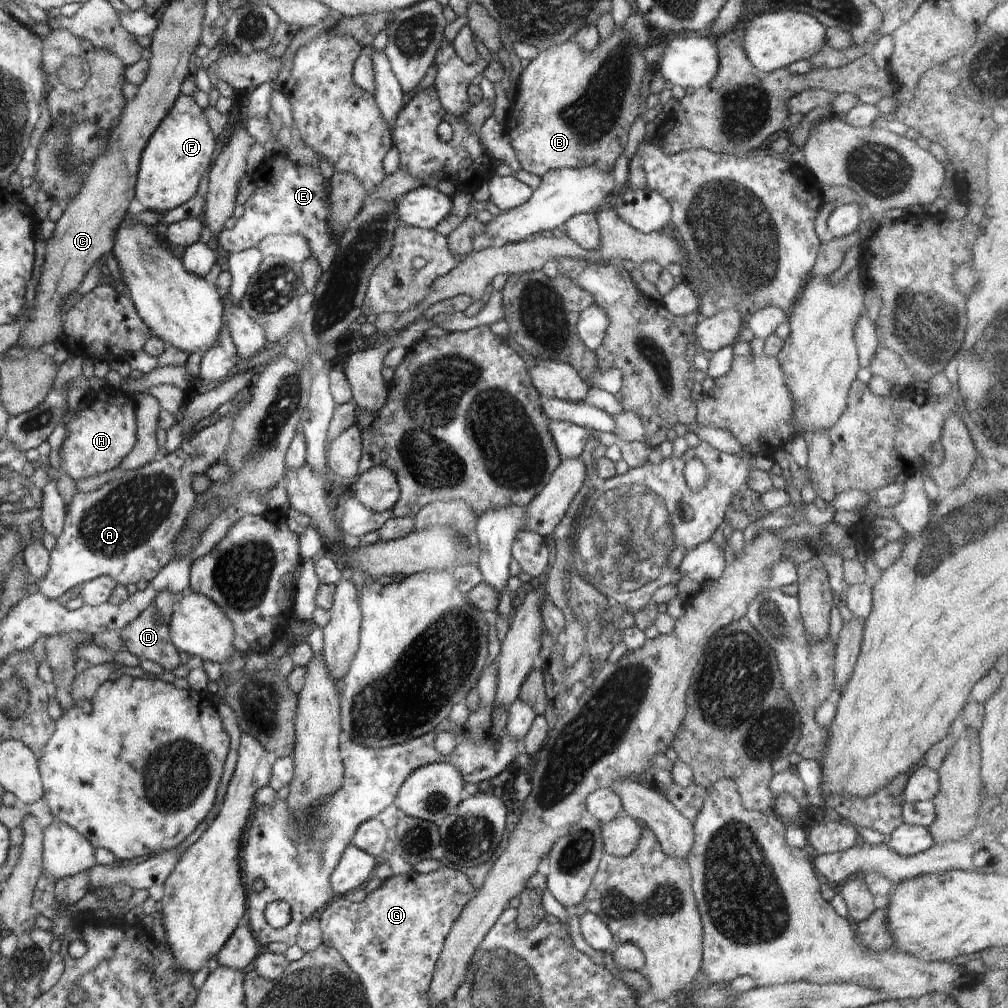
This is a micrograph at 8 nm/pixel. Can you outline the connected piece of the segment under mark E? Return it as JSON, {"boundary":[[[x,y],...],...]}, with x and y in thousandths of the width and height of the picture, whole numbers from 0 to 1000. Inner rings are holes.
{"boundary":[[[279,153],[272,154],[268,159],[268,177],[266,181],[256,187],[246,200],[242,202],[242,212],[236,217],[230,228],[221,227],[216,232],[216,244],[221,253],[236,251],[251,245],[256,245],[257,241],[267,233],[297,233],[300,234],[307,243],[309,255],[311,255],[317,264],[319,270],[325,269],[332,260],[333,252],[336,251],[336,240],[330,235],[326,225],[327,198],[325,180],[322,180],[319,169],[310,163],[310,161],[288,161],[280,157]]]}

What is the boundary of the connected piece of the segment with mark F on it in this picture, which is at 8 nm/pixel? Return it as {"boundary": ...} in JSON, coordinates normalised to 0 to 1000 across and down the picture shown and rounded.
{"boundary":[[[180,93],[142,151],[134,187],[134,205],[164,213],[191,196],[202,171],[210,163],[215,140],[192,97]]]}

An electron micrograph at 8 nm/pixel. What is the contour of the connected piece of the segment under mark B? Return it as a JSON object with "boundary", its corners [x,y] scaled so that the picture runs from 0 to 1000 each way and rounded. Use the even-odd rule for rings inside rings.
{"boundary":[[[629,8],[623,20],[615,28],[610,26],[605,38],[596,40],[587,52],[579,52],[567,39],[536,50],[517,71],[514,97],[504,108],[500,122],[518,169],[535,176],[558,167],[608,169],[611,159],[618,153],[625,125],[635,111],[635,81],[643,67],[639,50],[644,47],[646,29],[641,18]]]}

